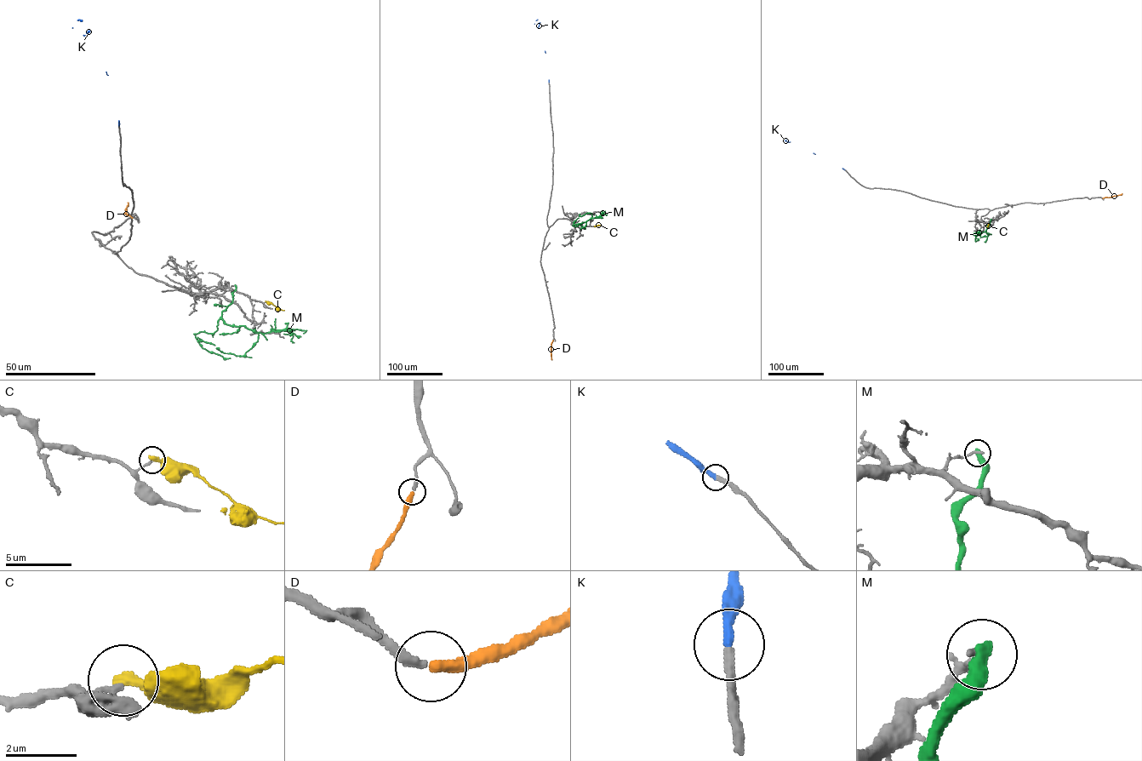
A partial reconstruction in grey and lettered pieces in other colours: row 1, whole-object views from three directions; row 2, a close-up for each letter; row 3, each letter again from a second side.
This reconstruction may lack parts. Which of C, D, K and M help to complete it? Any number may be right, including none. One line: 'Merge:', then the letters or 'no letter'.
Merge: D, K

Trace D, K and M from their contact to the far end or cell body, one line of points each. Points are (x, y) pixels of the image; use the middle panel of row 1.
D: (553, 340), (551, 360)
K: (549, 82), (545, 53), (538, 27), (539, 22), (536, 20)
M: (585, 229), (580, 224), (590, 219), (592, 214), (586, 213), (580, 216), (579, 214)

